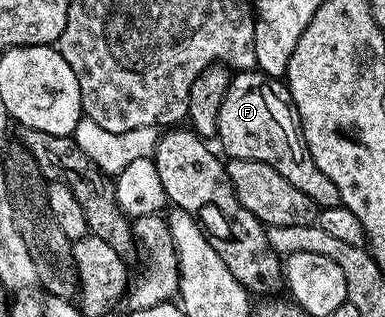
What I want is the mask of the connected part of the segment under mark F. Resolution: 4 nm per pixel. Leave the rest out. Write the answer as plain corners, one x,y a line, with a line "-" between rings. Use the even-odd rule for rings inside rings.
259,71
237,72
226,91
226,99
222,99
222,111
218,111
216,137
229,153
229,158
250,159
274,167
282,179
294,183
298,191
310,195
320,209
340,205
338,187
334,187
327,175
322,175
318,163
314,163
308,154
296,111
292,108
292,96
283,80
267,77

